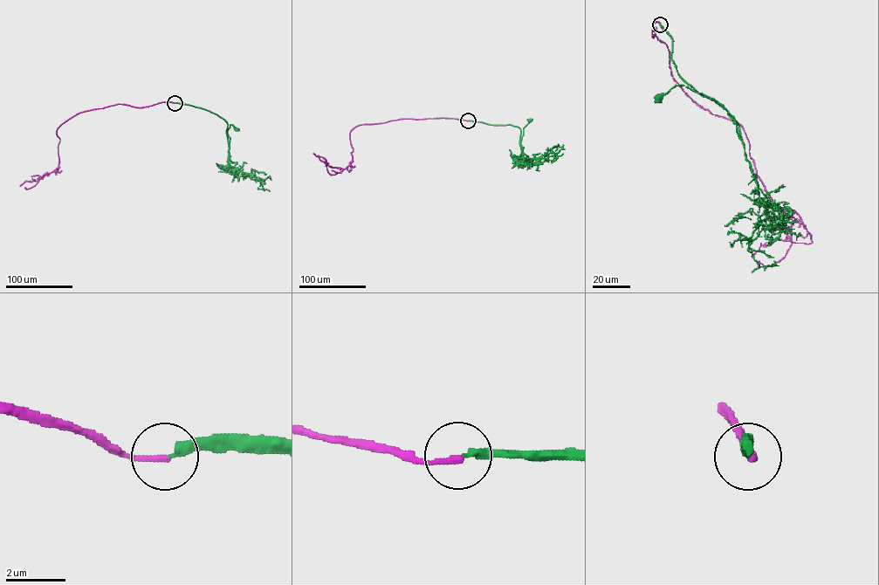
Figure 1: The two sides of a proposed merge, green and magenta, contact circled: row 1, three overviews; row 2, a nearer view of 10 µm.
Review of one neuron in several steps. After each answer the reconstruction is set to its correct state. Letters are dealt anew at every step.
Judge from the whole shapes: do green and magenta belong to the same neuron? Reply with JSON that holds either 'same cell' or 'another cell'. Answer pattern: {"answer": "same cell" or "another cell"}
{"answer": "another cell"}

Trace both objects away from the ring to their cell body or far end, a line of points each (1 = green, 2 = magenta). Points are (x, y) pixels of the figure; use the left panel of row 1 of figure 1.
1: (175, 103), (187, 104), (216, 114), (227, 122), (228, 137), (230, 124), (237, 129)
2: (175, 103), (140, 107), (117, 104), (78, 113), (57, 130), (58, 167), (37, 181), (25, 181), (20, 185)

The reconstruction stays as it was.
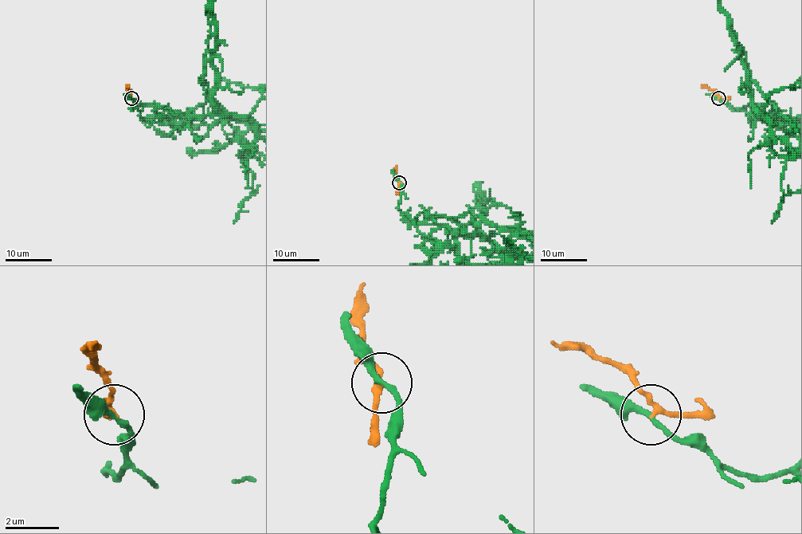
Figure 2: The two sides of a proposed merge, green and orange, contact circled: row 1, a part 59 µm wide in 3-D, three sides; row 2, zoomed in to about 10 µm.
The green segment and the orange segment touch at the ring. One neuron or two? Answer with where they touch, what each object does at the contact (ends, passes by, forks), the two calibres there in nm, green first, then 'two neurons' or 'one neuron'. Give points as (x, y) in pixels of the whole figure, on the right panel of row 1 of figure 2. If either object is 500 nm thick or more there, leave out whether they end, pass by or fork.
(718, 98) | green passes by | orange passes by | 200/180 nm | two neurons

